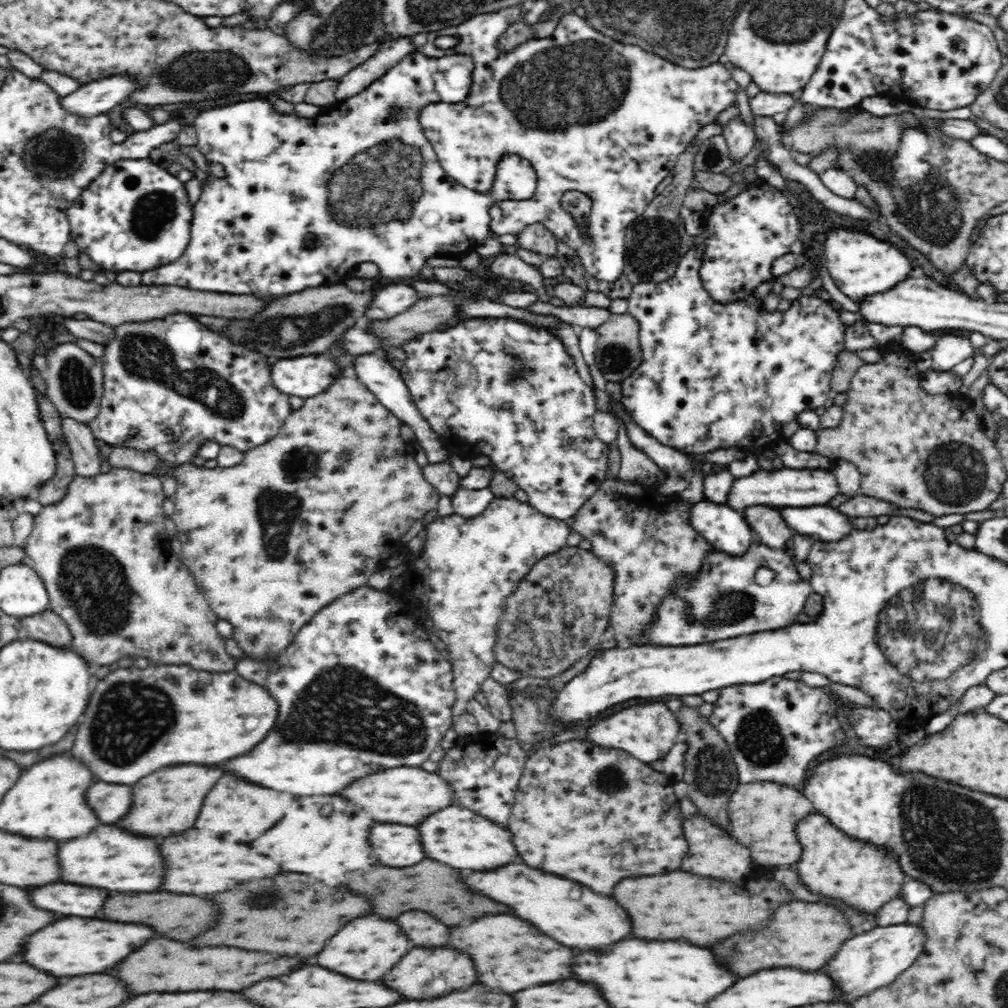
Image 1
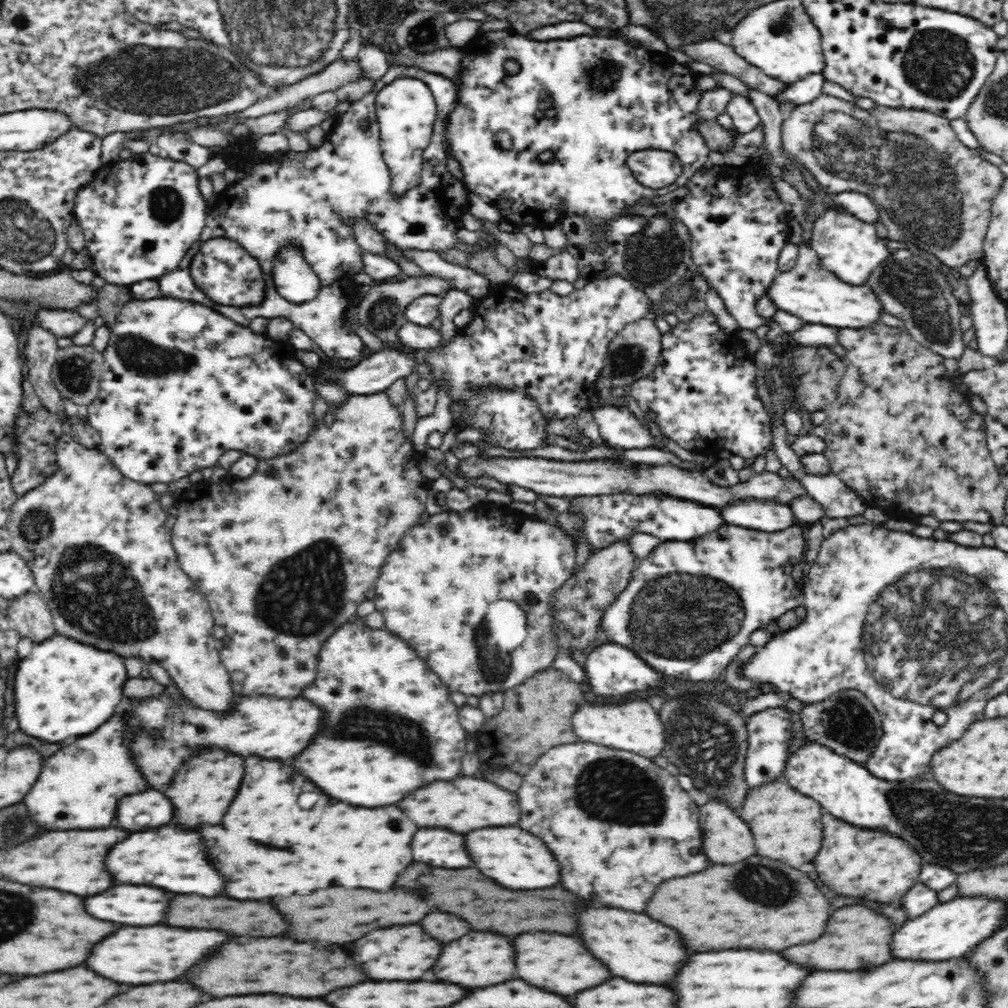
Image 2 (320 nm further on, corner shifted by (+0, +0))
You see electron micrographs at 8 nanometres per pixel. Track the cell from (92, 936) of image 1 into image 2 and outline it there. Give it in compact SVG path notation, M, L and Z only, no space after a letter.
M120 926L116 934L108 936L92 948L92 954L86 962L88 968L98 972L104 978L110 978L120 984L150 984L150 982L172 982L178 980L178 974L210 946L226 942L228 934L216 930L184 930L172 926Z

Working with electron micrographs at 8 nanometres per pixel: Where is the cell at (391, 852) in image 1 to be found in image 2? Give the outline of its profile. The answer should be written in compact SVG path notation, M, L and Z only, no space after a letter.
M418 830L412 840L412 854L414 860L440 868L470 866L470 862L466 862L466 854L462 854L462 846L458 846L458 834L448 830Z

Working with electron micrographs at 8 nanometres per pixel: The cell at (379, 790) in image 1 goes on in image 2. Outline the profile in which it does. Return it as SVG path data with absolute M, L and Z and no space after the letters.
M463 776L452 782L434 782L426 788L418 788L414 794L400 802L400 808L418 826L438 826L460 834L474 830L474 826L518 826L517 793L504 790L497 784L486 781L480 776Z

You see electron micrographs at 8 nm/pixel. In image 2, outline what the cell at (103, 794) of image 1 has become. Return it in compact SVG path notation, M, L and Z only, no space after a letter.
M156 790L132 794L120 800L116 820L122 828L132 832L164 826L170 822L170 802L166 802L166 796Z

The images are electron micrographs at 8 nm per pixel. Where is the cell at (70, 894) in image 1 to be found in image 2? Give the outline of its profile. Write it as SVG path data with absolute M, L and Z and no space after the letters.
M114 886L102 894L88 896L86 898L86 910L100 918L100 920L110 920L118 924L128 924L128 926L154 926L154 924L166 924L162 922L162 906L166 906L166 892L160 888L150 888L150 886Z

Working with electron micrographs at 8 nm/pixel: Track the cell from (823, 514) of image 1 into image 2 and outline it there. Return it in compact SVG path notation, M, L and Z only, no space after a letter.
M742 502L742 506L726 506L726 510L722 510L722 518L726 518L726 524L767 533L796 524L792 509L778 502Z

